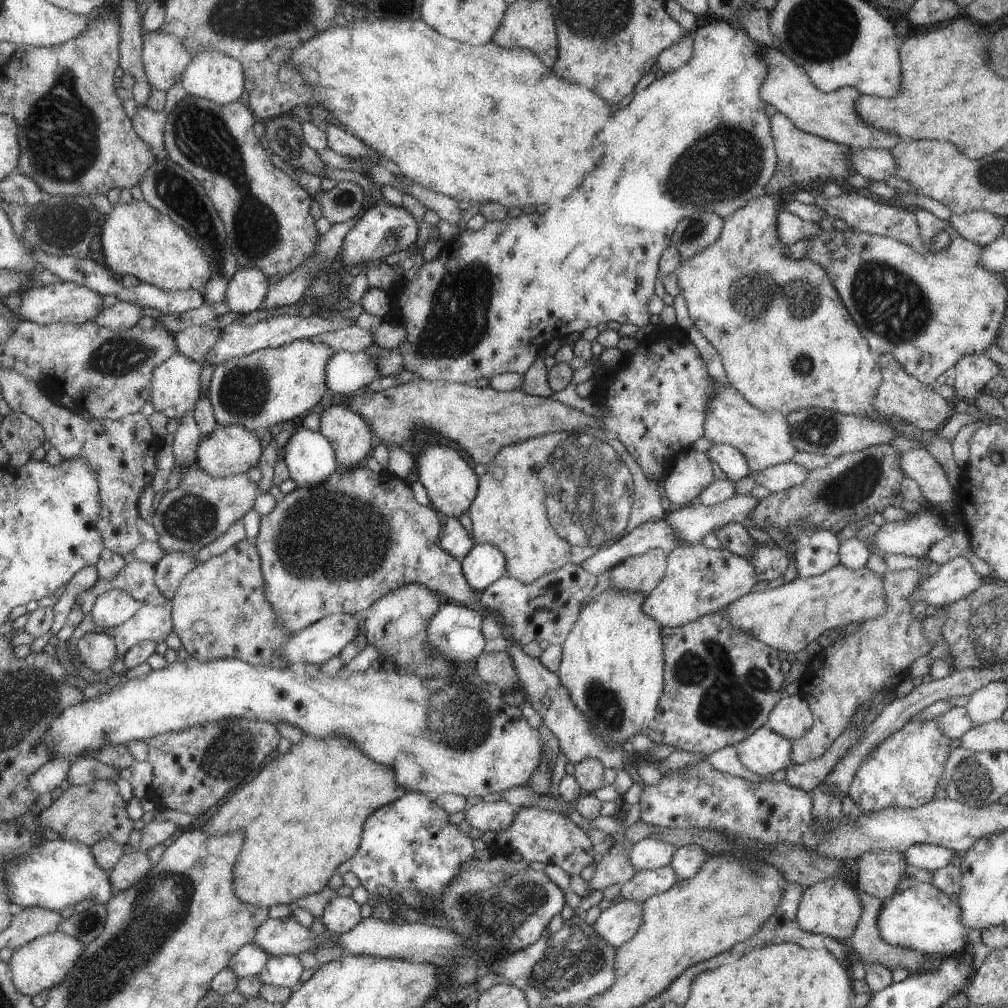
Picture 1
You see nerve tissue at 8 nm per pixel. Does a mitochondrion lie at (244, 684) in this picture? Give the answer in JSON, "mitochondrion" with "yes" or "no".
{"mitochondrion":"no"}

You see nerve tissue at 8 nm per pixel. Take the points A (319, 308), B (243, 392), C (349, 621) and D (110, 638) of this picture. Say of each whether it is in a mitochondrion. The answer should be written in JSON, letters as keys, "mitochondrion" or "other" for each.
{"A":"other","B":"mitochondrion","C":"other","D":"other"}

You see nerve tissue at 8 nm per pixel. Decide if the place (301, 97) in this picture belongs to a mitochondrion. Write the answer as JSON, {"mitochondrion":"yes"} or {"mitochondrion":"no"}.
{"mitochondrion":"no"}

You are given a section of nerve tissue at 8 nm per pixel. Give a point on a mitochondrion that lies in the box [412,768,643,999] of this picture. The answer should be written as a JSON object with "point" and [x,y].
{"point":[498,911]}

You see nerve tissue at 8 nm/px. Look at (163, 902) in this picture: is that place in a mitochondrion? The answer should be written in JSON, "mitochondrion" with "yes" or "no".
{"mitochondrion":"yes"}

